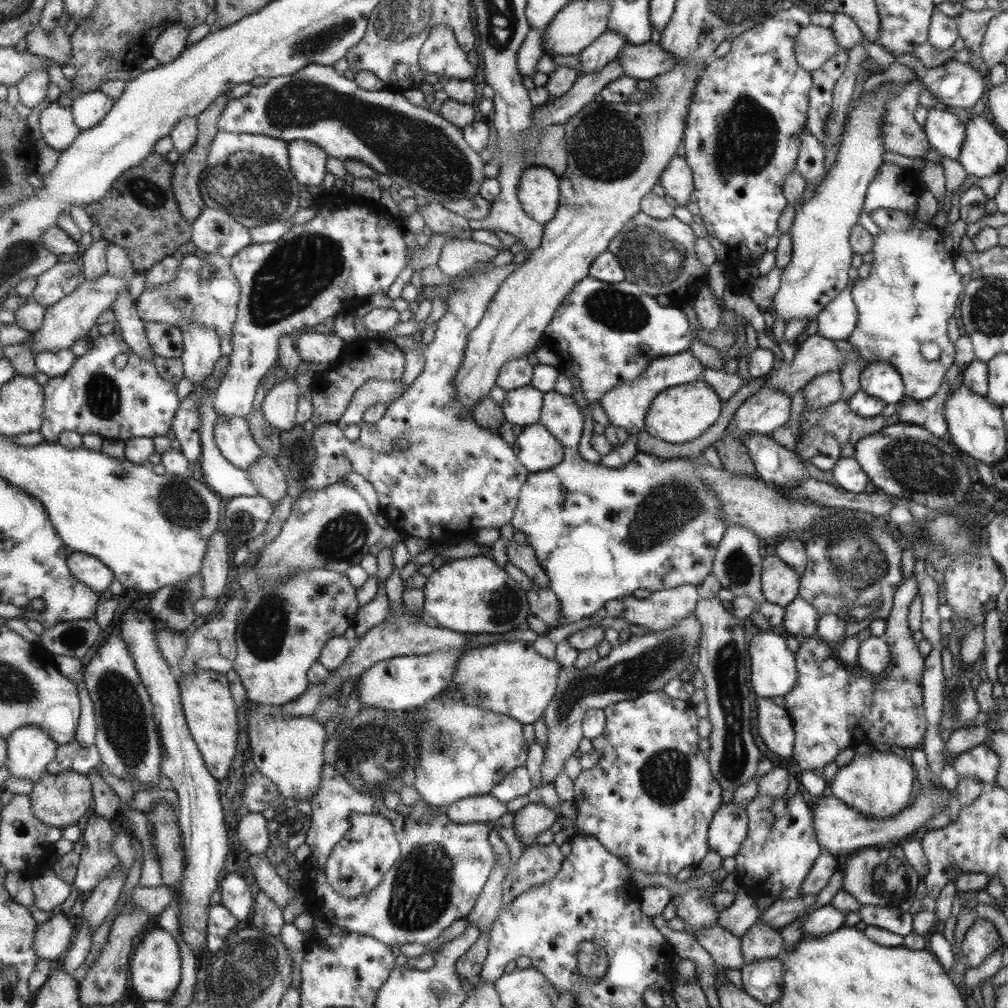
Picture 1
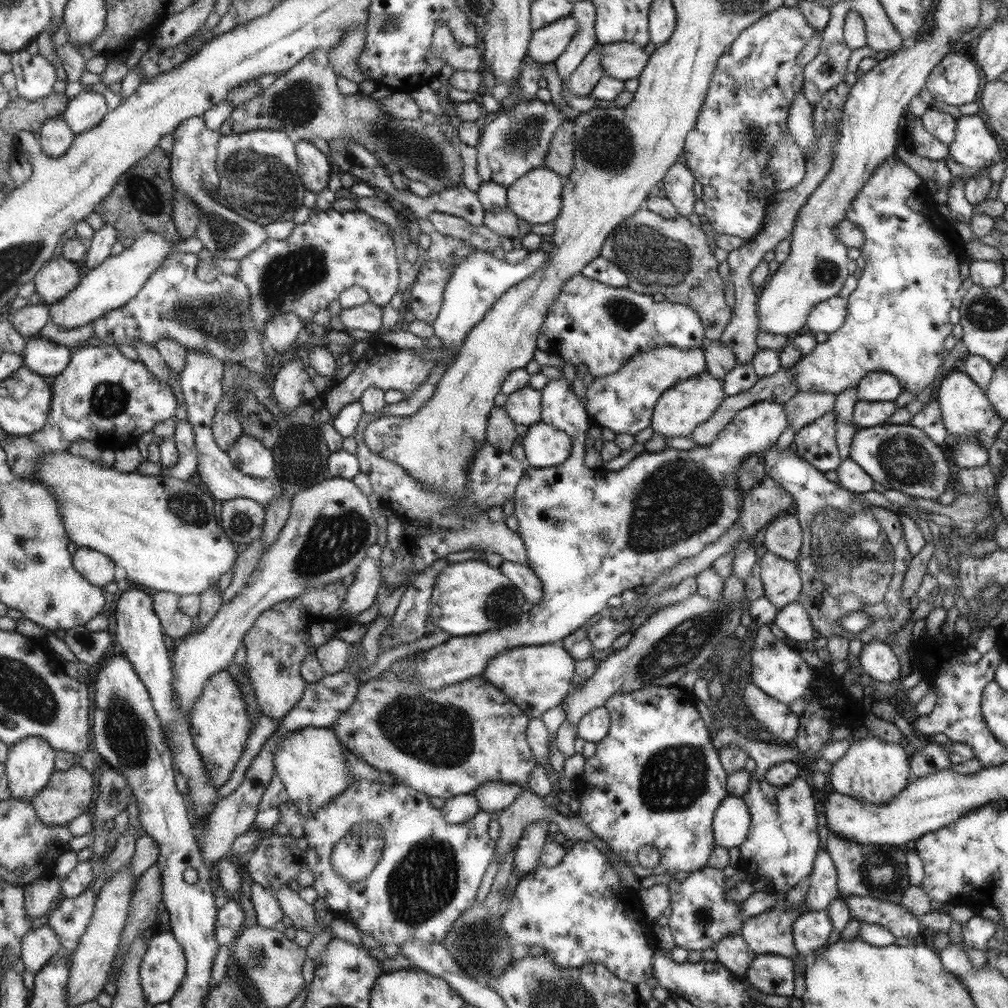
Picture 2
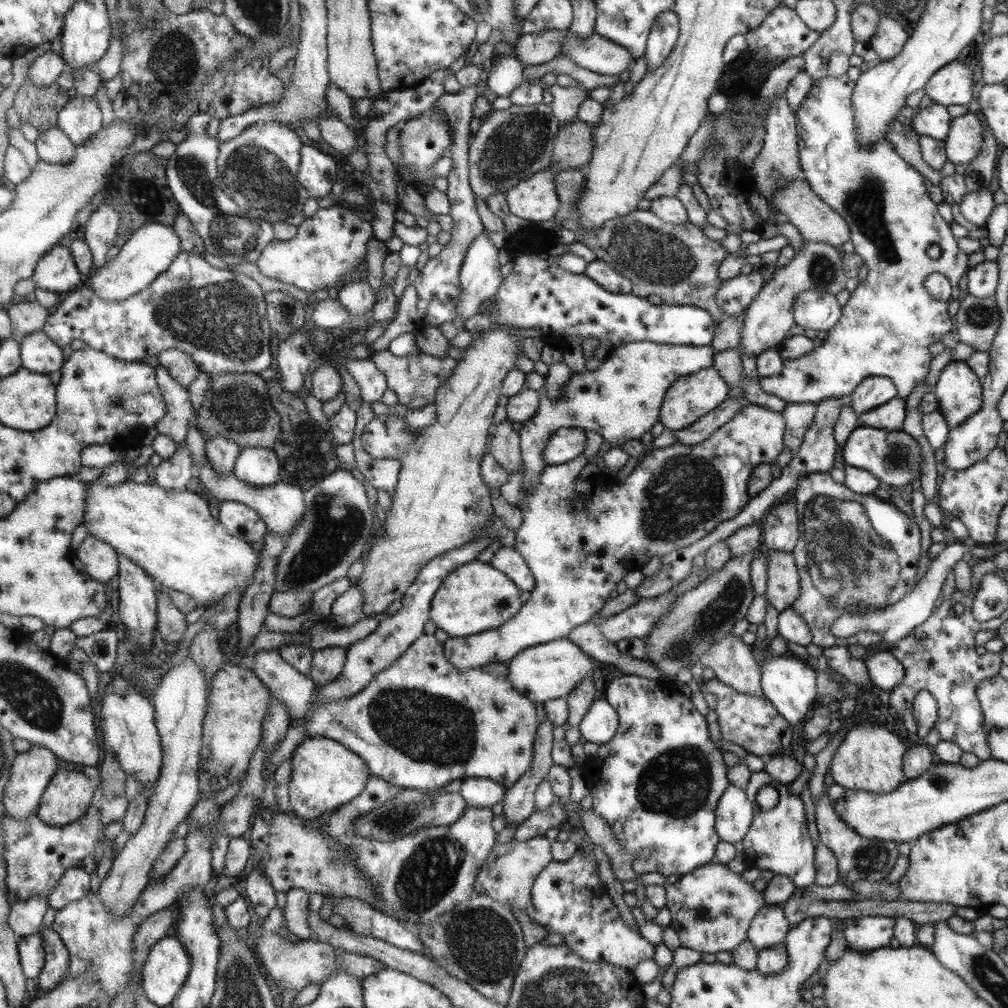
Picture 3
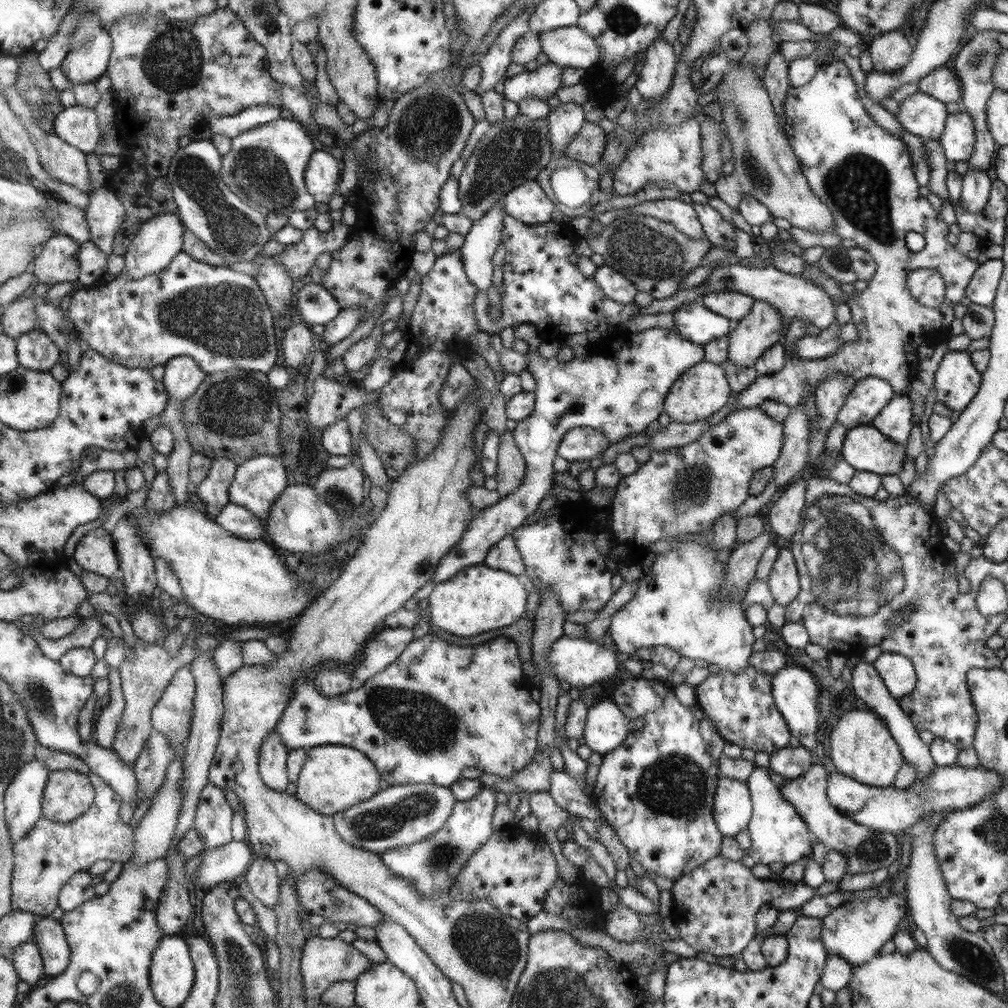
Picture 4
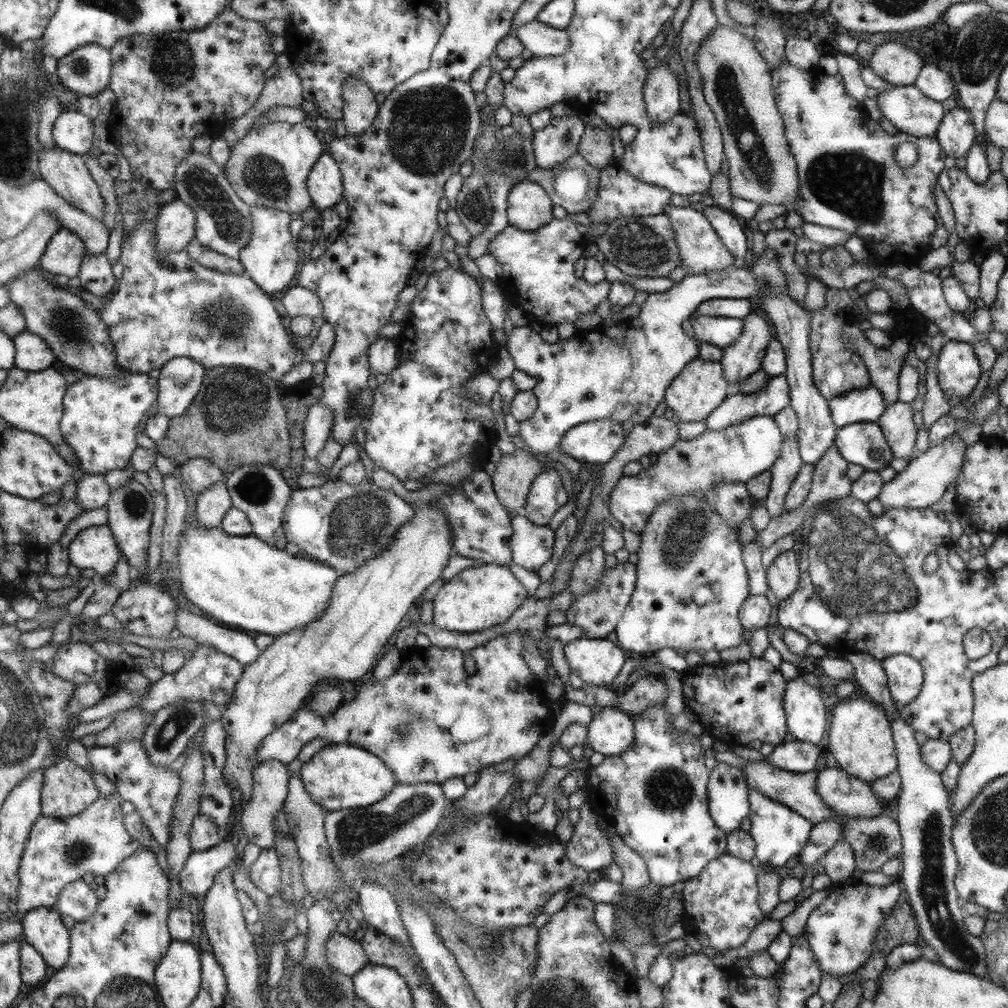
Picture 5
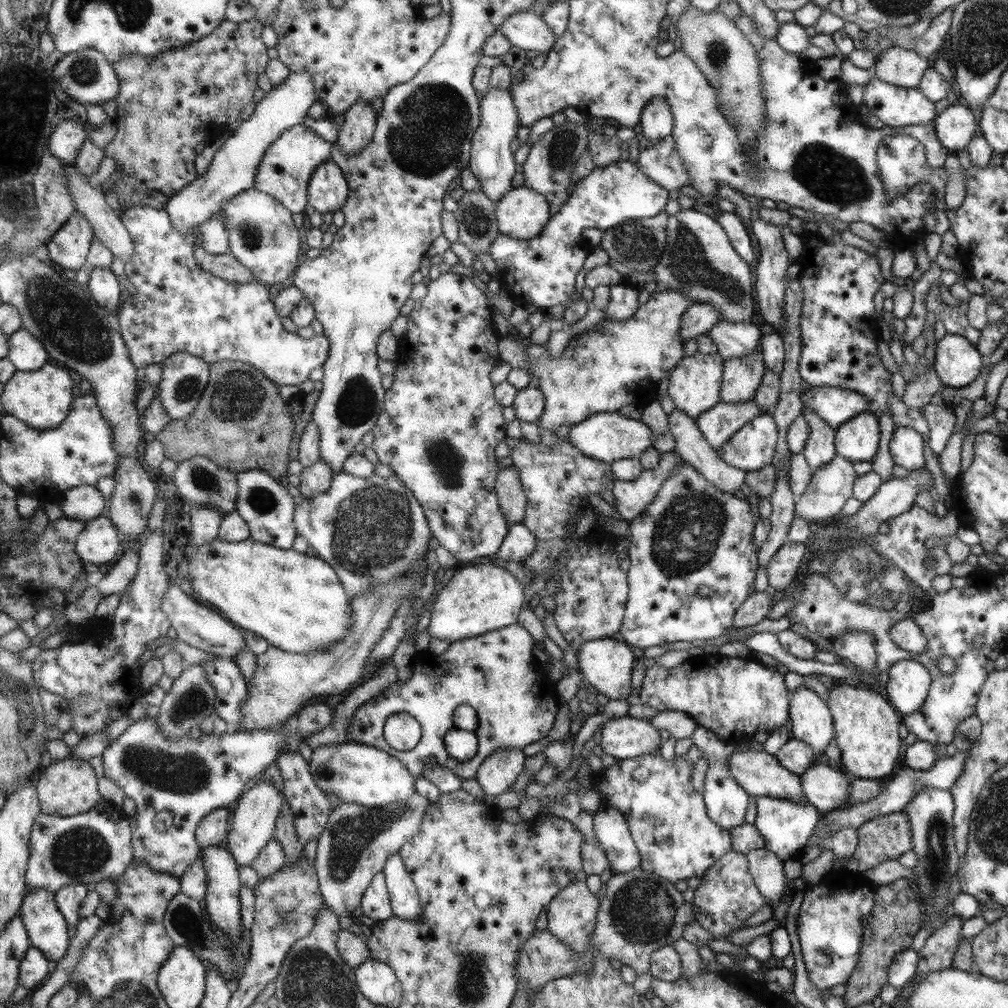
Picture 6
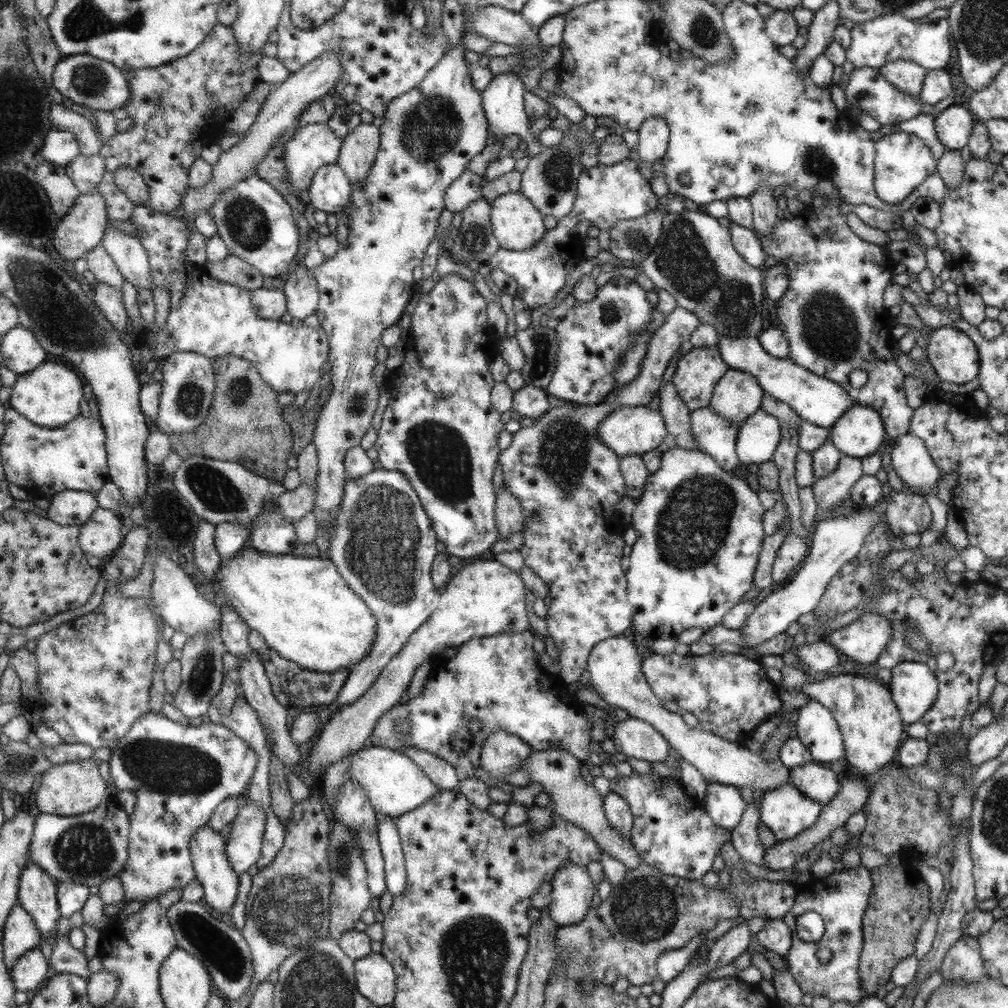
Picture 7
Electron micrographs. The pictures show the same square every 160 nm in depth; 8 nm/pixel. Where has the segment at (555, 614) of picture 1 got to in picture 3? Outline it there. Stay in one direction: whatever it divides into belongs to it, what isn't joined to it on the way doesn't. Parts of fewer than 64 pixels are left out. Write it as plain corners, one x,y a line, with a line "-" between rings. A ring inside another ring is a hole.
501,546
488,563
503,572
523,592
534,590
535,577
515,548

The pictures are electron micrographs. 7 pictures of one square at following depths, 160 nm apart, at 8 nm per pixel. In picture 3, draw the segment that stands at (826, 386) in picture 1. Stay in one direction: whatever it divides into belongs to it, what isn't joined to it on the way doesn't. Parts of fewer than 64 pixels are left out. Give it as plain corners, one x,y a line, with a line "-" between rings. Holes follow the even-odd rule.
787,403
782,413
785,418
785,450
794,457
803,442
804,433
813,421
815,404

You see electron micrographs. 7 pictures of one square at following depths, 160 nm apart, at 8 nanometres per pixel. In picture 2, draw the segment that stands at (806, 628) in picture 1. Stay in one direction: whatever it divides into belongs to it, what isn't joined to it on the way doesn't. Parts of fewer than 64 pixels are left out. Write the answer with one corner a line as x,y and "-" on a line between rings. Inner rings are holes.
799,602
789,603
779,609
775,615
774,624
783,631
786,638
797,645
802,645
816,636
809,615

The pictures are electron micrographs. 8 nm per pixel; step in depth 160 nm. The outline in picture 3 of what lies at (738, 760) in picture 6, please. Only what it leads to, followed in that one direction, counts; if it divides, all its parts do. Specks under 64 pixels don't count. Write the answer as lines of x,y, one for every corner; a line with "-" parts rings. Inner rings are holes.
825,790
822,791
819,801
814,808
814,817
818,840
823,843
834,854
837,862
839,882
843,885
864,880
868,883
879,883
889,875
891,869
898,859
895,843
887,840
877,840
876,838
865,838
853,832
838,816
835,814
829,799
826,797

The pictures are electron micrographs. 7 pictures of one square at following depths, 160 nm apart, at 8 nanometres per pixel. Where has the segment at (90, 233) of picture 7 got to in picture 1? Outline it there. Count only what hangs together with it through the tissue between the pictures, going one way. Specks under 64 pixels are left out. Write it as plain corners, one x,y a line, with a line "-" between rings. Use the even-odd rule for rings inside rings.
57,263
38,276
32,299
48,308
73,294
85,281
84,271
77,264

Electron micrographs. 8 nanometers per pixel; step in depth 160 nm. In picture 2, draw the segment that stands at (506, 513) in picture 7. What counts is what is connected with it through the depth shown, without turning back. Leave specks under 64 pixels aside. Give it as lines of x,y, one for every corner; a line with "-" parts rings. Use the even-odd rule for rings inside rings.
493,405
485,428
485,440
497,450
510,452
512,444
517,442
514,426
504,408

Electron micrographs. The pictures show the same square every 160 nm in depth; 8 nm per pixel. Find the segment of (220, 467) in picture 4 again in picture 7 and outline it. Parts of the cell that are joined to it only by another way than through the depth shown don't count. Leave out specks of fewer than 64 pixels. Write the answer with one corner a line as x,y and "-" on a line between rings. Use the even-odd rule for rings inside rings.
203,520
200,524
195,542
195,563
206,578
215,581
219,567
222,565
222,556
215,542
217,525

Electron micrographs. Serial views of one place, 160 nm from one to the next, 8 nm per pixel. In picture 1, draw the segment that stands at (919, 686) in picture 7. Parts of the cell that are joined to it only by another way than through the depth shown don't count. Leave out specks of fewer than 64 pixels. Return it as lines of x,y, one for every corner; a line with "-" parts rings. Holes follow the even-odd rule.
884,635
874,636
862,640
857,649
856,664
873,676
882,675
889,666
891,653

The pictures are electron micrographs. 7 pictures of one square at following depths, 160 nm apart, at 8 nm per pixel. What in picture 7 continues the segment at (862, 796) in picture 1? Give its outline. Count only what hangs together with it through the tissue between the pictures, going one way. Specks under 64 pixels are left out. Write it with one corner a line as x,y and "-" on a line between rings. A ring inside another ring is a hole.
825,675
820,681
809,680
802,684
802,693
820,702
832,712
843,734
844,765
862,776
873,774
893,760
903,736
903,724
899,720
891,692
871,679
855,678
855,675

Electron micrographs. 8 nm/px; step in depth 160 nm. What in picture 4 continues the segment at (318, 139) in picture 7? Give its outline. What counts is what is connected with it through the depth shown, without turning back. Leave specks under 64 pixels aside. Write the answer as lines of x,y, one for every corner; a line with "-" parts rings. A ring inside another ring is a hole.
289,115
281,116
277,120
252,128
232,139
232,149
222,162
222,177
233,193
237,194
251,208
267,214
284,214
291,216
293,212
309,210
315,206
315,198
309,193
306,185
306,170
311,155
316,151
311,136
307,134
308,128
300,121

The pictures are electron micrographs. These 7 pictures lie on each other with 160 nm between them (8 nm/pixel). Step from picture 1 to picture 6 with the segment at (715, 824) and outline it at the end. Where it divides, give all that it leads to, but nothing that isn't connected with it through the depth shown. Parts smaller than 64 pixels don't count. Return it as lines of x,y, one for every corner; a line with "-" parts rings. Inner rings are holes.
696,725
696,729
690,736
692,745
704,753
707,769
703,780
703,792
705,808
708,808
708,816
722,829
729,830
743,824
745,808
749,802
749,796
745,794
745,788
734,779
728,767
728,756
734,752
735,745
719,740
709,729

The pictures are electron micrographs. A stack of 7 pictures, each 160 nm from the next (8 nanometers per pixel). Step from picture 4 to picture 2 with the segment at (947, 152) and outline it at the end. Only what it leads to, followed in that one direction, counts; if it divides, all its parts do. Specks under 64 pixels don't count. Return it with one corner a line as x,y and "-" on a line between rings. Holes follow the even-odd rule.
979,114
961,115
957,119
956,134
948,144
948,154
968,171
977,172
991,164
999,146

